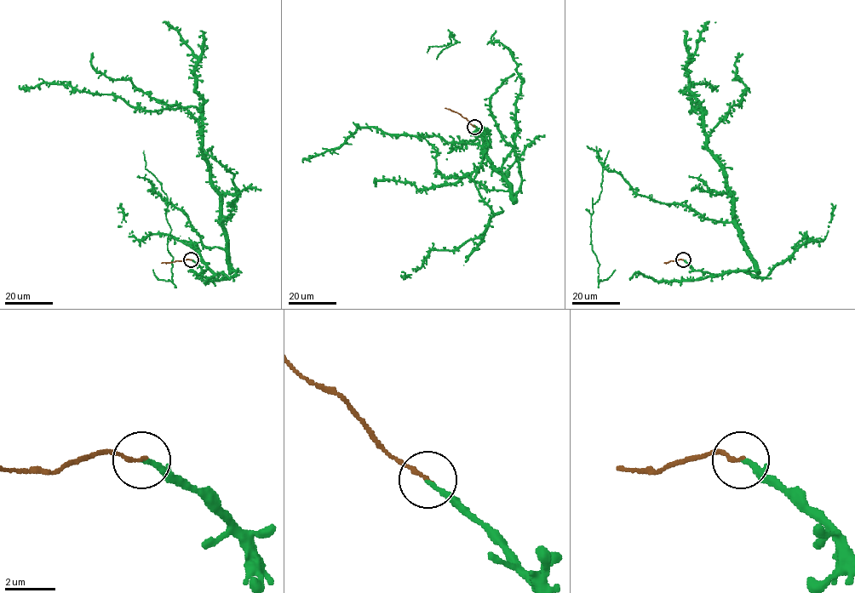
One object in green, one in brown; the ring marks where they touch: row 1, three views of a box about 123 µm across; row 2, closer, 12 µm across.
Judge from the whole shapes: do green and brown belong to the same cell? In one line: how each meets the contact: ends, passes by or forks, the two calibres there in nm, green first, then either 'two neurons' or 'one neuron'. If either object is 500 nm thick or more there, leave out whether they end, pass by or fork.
green ends; brown ends; calibres 170 and 150 nm; two neurons

